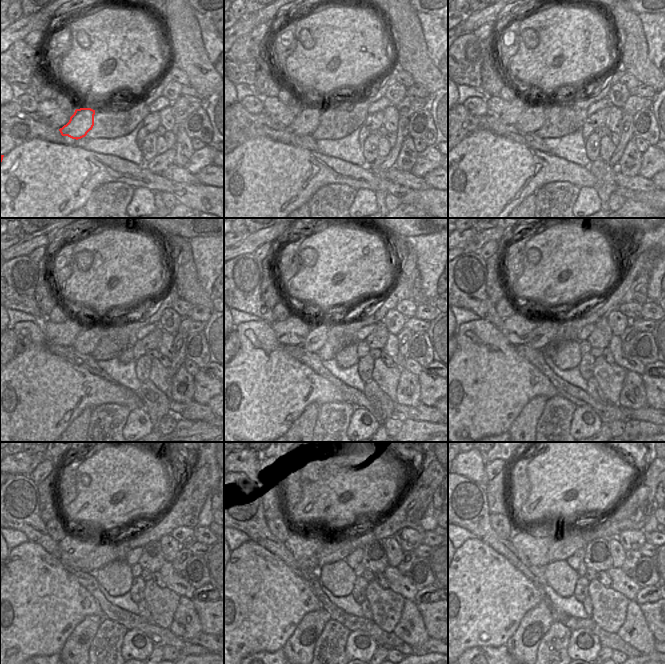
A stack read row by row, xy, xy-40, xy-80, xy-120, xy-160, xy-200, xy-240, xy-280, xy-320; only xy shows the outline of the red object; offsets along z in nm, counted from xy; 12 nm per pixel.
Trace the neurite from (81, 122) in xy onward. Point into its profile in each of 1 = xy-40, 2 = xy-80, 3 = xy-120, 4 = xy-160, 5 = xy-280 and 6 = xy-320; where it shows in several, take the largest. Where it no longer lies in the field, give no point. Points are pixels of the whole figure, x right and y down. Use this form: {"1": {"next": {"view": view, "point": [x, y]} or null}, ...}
{"1": {"next": {"view": "xy-40", "point": [306, 122]}}, "2": {"next": {"view": "xy-80", "point": [532, 119]}}, "3": {"next": {"view": "xy-120", "point": [88, 339]}}, "4": {"next": {"view": "xy-160", "point": [319, 333]}}, "5": {"next": {"view": "xy-280", "point": [332, 551]}}, "6": {"next": {"view": "xy-320", "point": [562, 548]}}}

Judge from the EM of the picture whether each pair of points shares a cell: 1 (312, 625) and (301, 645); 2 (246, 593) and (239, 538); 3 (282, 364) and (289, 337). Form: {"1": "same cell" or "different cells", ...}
{"1": "same cell", "2": "different cells", "3": "different cells"}

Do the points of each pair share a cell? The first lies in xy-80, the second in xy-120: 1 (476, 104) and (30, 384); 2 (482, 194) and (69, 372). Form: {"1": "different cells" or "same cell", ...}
{"1": "same cell", "2": "same cell"}

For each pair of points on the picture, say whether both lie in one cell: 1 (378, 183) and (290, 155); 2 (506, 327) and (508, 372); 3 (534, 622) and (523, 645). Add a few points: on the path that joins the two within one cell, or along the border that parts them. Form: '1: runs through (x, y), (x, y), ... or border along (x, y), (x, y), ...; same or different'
1: runs through (356, 176), (333, 170), (312, 170); same
2: border along (497, 328), (514, 346); different
3: runs through (532, 628), (526, 639); same

